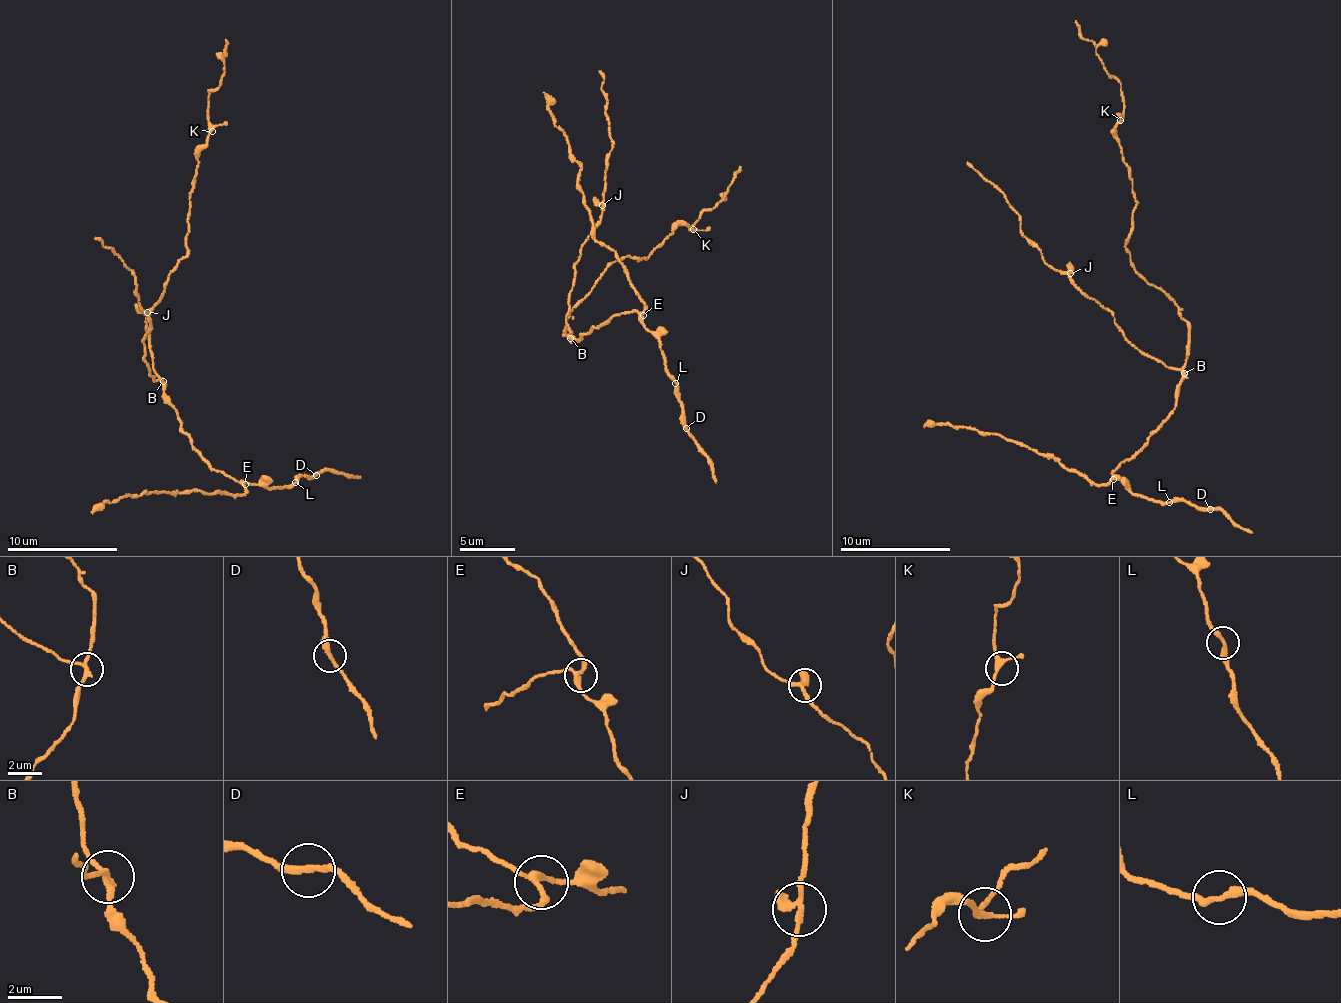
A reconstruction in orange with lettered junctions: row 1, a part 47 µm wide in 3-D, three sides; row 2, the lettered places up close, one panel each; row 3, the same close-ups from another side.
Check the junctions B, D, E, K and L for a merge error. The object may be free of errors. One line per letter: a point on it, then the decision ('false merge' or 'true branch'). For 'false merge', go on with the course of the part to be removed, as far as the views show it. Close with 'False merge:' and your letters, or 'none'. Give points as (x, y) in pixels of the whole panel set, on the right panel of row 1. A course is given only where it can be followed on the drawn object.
B: at (1184, 373); false merge; foreign part runs (1183, 373), (1146, 357), (1108, 310), (1030, 244), (1002, 190), (985, 181), (967, 162)
D: at (1210, 509); true branch
E: at (1113, 479); true branch
K: at (1120, 120); true branch
L: at (1169, 502); true branch
False merge: B

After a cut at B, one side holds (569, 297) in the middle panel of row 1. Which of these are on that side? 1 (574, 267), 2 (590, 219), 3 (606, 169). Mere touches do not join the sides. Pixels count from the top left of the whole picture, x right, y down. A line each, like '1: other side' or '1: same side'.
1: same side
2: other side
3: same side

